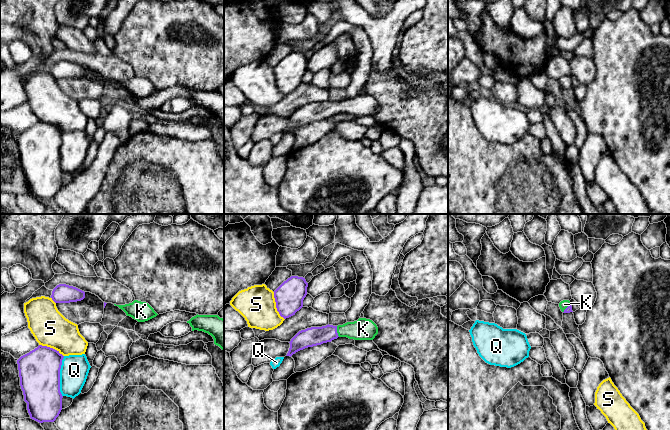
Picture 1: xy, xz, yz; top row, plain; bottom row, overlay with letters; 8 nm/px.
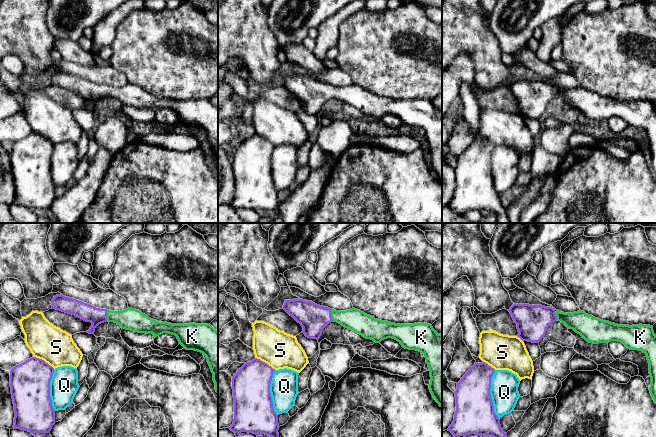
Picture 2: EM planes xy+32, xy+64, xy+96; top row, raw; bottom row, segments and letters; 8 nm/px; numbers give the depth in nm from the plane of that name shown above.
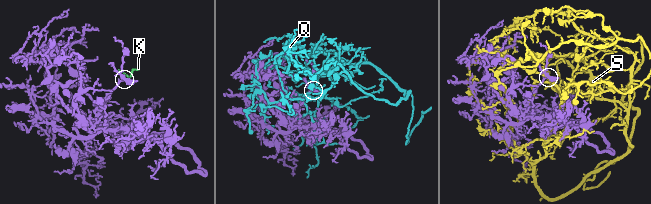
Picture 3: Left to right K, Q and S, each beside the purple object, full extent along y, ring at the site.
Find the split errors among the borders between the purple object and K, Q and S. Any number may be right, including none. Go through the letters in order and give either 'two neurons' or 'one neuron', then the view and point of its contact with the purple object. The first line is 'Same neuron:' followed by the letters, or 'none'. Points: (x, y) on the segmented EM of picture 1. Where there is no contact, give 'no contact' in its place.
Same neuron: K
K: one neuron | xz (336, 331)
Q: two neurons | xy (59, 376)
S: two neurons | xz (276, 306)

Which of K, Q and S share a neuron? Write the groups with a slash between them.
K / Q / S

